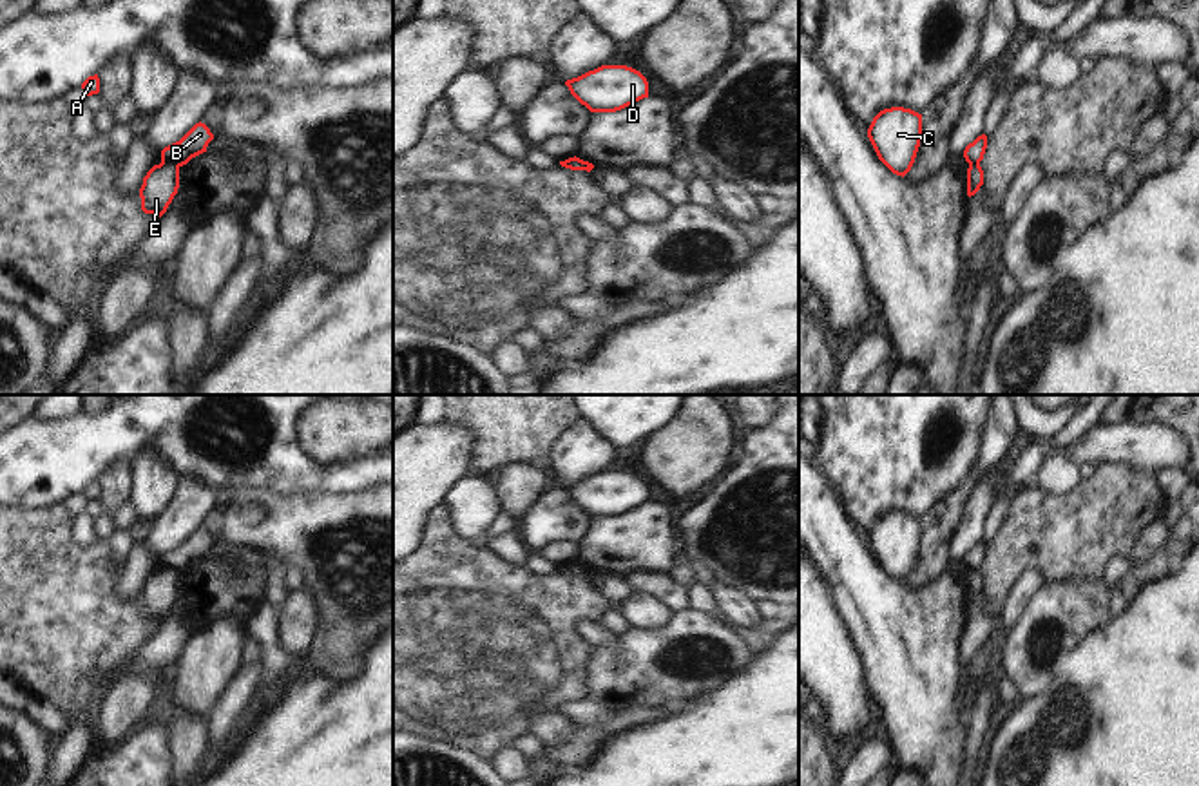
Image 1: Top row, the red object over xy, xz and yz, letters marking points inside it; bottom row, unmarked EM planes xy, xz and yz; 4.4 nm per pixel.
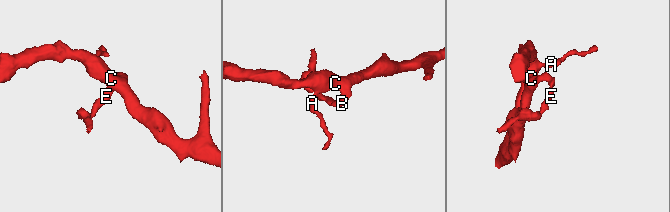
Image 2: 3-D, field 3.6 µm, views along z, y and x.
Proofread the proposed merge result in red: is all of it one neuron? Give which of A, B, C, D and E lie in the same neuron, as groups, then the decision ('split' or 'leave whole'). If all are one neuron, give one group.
A B C D / E | split

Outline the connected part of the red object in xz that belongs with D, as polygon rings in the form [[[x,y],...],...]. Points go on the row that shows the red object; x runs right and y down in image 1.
[[[601,65],[567,80],[565,85],[590,112],[616,112],[648,98],[647,78],[627,65]]]

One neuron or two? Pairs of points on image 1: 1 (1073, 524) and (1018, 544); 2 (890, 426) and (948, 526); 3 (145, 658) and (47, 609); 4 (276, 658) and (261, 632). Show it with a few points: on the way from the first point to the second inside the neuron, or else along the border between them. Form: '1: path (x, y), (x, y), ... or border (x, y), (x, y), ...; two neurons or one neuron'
1: path (1060, 533), (1040, 533), (1031, 538); one neuron
2: border (968, 477), (920, 518); two neurons
3: border (160, 623), (107, 674), (98, 676); two neurons
4: path (270, 652), (263, 638); one neuron

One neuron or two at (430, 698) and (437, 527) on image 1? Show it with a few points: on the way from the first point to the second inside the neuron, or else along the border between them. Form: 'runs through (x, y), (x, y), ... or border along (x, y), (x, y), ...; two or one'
runs through (430, 656), (430, 649), (437, 642), (437, 569); one

